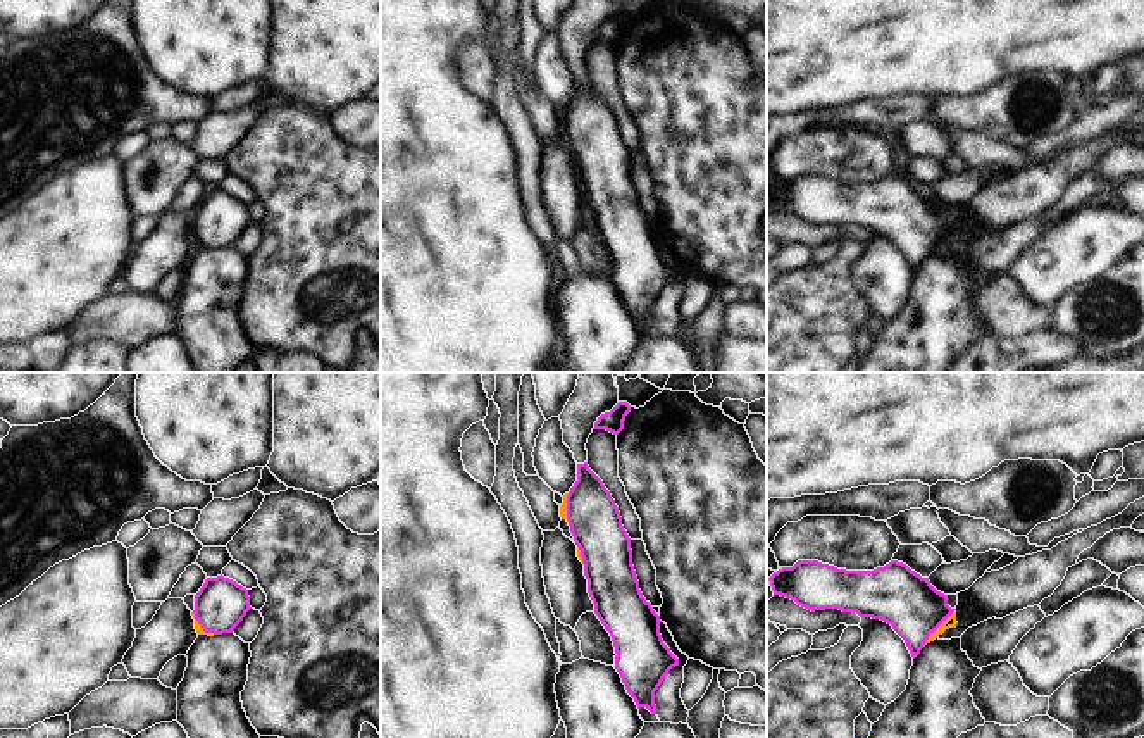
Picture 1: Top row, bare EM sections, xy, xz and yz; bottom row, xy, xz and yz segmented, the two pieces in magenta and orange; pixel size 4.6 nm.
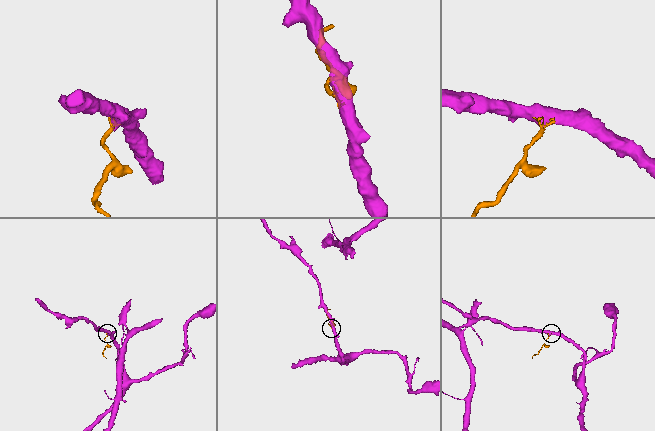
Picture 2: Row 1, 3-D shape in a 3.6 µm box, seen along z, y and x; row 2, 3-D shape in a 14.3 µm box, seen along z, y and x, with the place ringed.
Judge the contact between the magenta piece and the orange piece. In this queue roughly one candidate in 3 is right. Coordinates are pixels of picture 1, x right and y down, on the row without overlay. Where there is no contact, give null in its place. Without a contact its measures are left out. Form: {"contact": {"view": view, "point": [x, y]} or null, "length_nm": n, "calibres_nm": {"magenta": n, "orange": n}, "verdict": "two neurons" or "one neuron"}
{"contact": {"view": "yz", "point": [938, 240]}, "length_nm": 220, "calibres_nm": {"magenta": 280, "orange": 50}, "verdict": "one neuron"}

